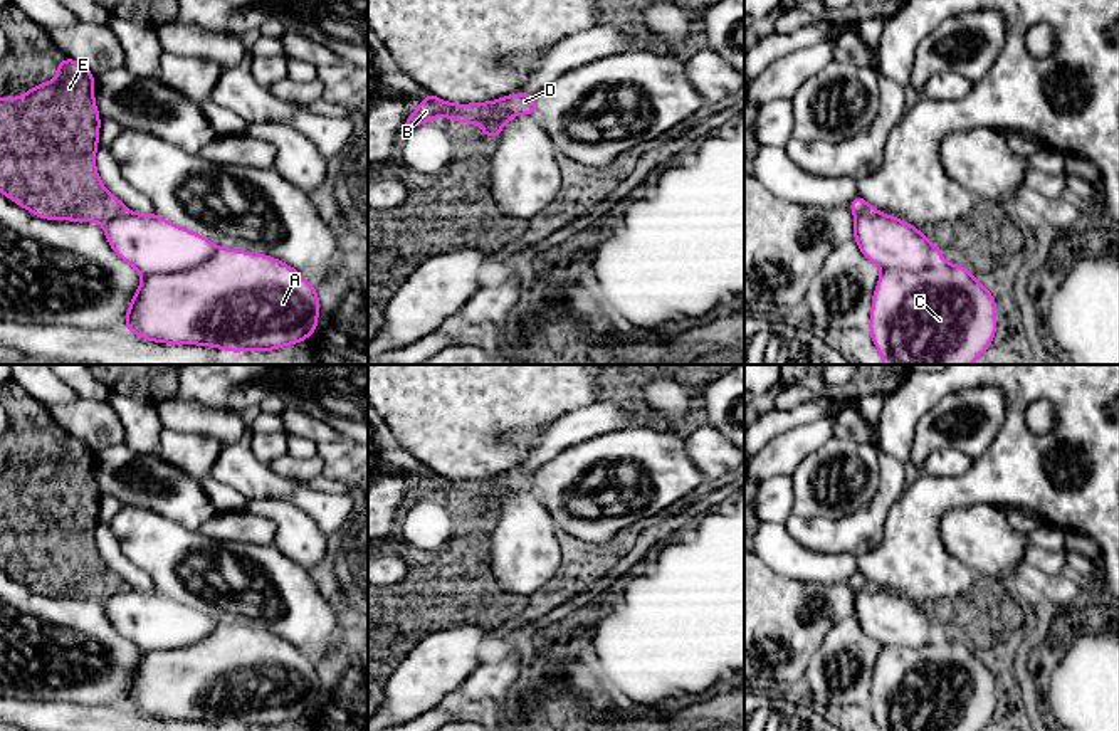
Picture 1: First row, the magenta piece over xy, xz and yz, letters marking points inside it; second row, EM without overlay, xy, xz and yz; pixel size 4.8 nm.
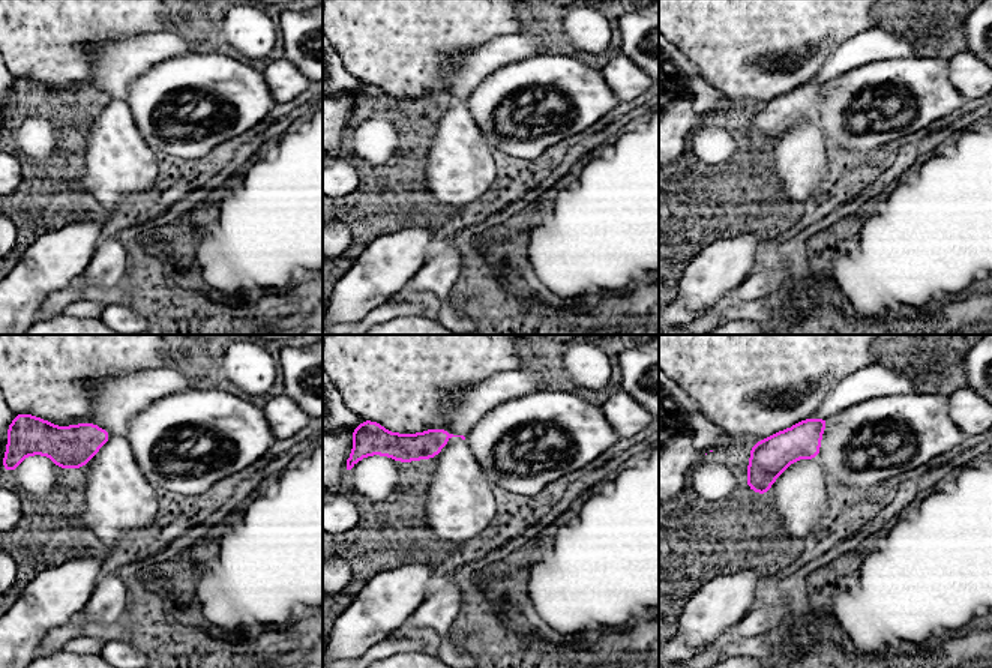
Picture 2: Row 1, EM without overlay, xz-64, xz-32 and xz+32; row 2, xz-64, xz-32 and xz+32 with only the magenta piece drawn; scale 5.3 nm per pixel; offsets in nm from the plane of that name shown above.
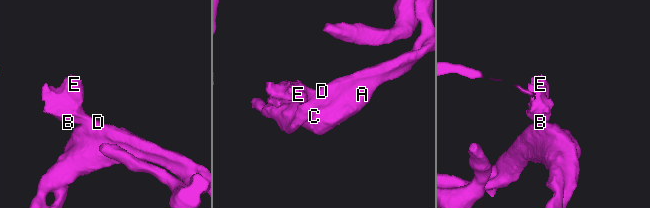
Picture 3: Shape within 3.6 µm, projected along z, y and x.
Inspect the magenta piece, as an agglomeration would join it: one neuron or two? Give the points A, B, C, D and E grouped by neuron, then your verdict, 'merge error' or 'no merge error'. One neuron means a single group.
groups A C D / B E; merge error

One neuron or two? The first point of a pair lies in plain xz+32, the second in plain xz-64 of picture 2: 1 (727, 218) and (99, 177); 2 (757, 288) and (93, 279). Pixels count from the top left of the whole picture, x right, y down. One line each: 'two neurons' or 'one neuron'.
1: two neurons
2: one neuron

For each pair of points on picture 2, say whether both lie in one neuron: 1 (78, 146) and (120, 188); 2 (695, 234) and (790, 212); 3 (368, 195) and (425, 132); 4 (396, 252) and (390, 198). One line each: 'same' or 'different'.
1: different
2: same
3: same
4: different

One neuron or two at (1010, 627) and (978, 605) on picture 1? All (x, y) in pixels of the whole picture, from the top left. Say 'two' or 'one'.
one

